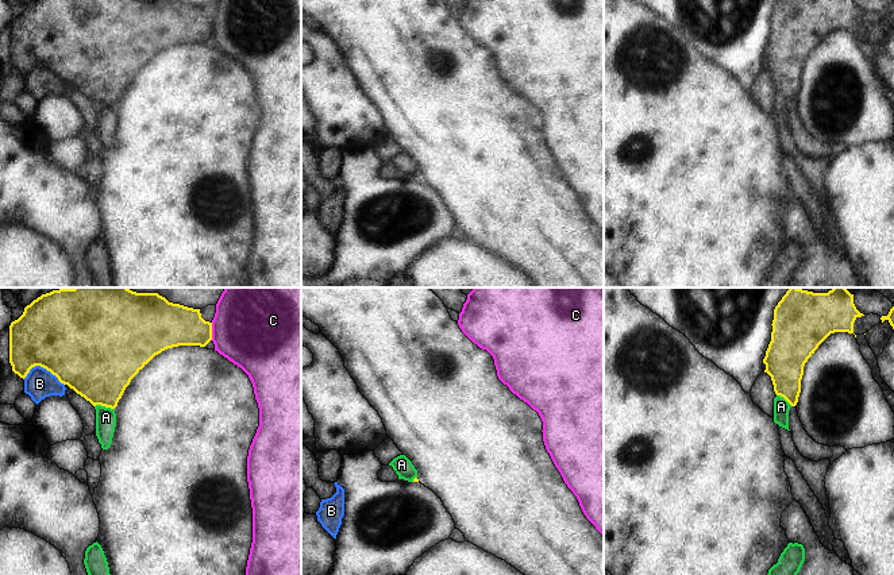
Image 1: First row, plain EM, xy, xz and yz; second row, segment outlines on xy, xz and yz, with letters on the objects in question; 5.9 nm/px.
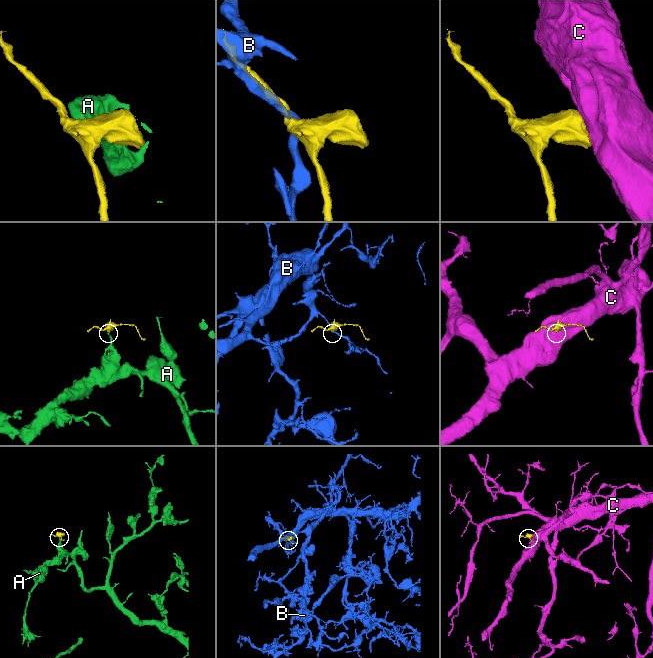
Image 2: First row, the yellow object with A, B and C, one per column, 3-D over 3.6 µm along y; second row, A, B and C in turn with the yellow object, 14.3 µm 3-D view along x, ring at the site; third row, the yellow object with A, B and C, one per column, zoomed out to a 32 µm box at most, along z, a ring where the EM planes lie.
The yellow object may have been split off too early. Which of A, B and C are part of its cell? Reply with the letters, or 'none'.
none

